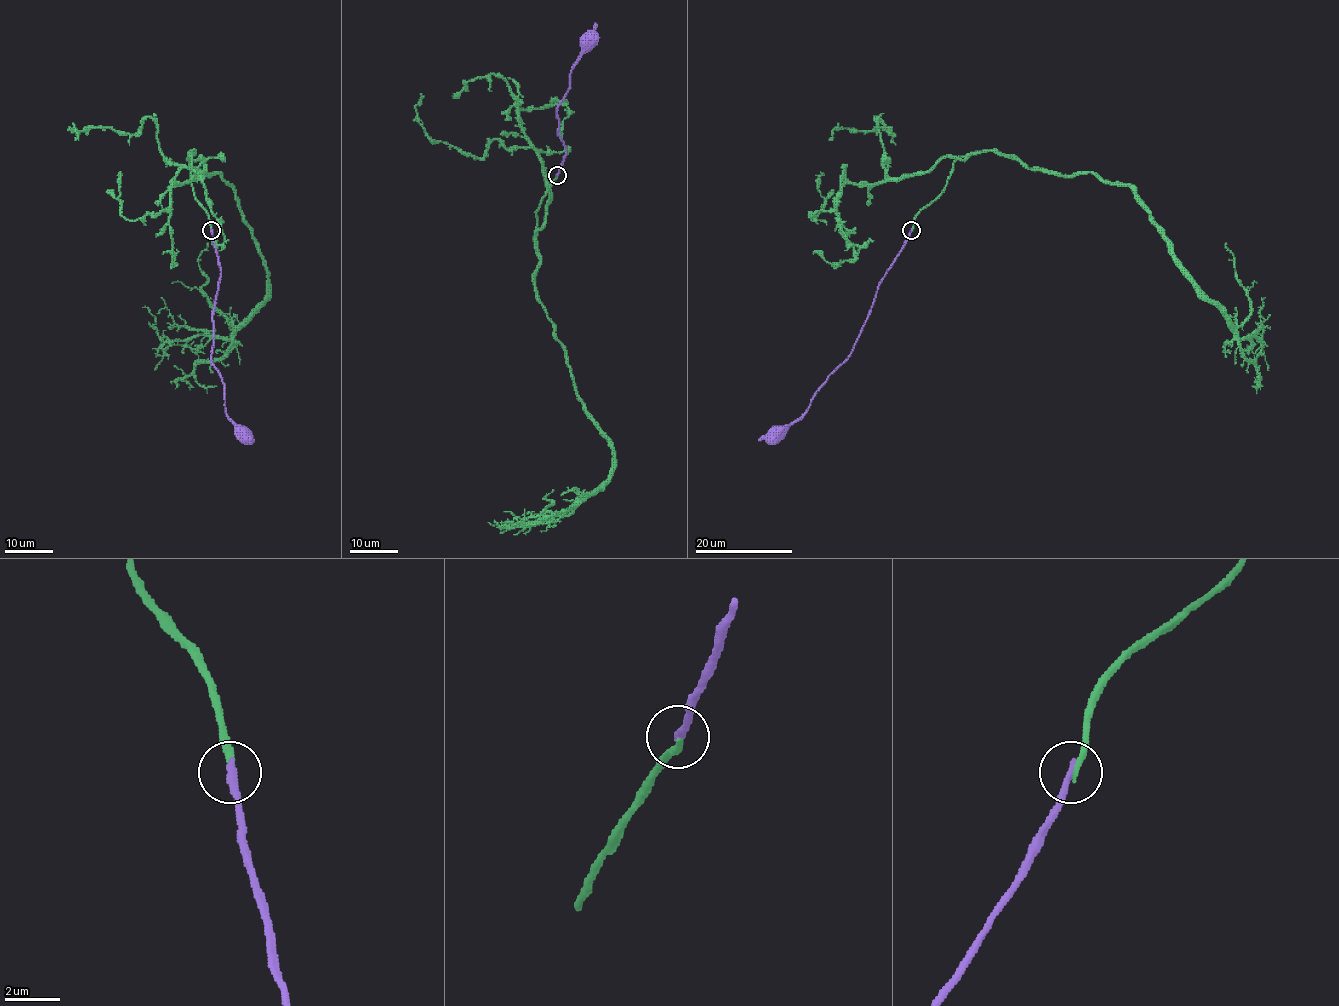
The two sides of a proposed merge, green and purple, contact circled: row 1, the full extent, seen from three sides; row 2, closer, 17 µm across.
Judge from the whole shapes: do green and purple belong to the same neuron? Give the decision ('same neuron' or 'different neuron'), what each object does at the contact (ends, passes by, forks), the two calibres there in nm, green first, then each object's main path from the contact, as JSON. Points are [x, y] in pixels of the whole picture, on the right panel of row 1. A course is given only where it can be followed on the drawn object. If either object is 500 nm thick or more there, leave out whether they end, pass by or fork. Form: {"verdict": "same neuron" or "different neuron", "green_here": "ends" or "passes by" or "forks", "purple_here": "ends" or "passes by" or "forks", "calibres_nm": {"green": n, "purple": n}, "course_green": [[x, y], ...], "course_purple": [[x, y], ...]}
{"verdict": "same neuron", "green_here": "ends", "purple_here": "ends", "calibres_nm": {"green": 240, "purple": 280}, "course_green": [[911, 231], [959, 155], [998, 151], [1029, 168], [1125, 183], [1175, 265], [1241, 338], [1260, 341], [1258, 307]], "course_purple": [[911, 231], [878, 286], [869, 317], [850, 354], [816, 392], [806, 411], [775, 437]]}

